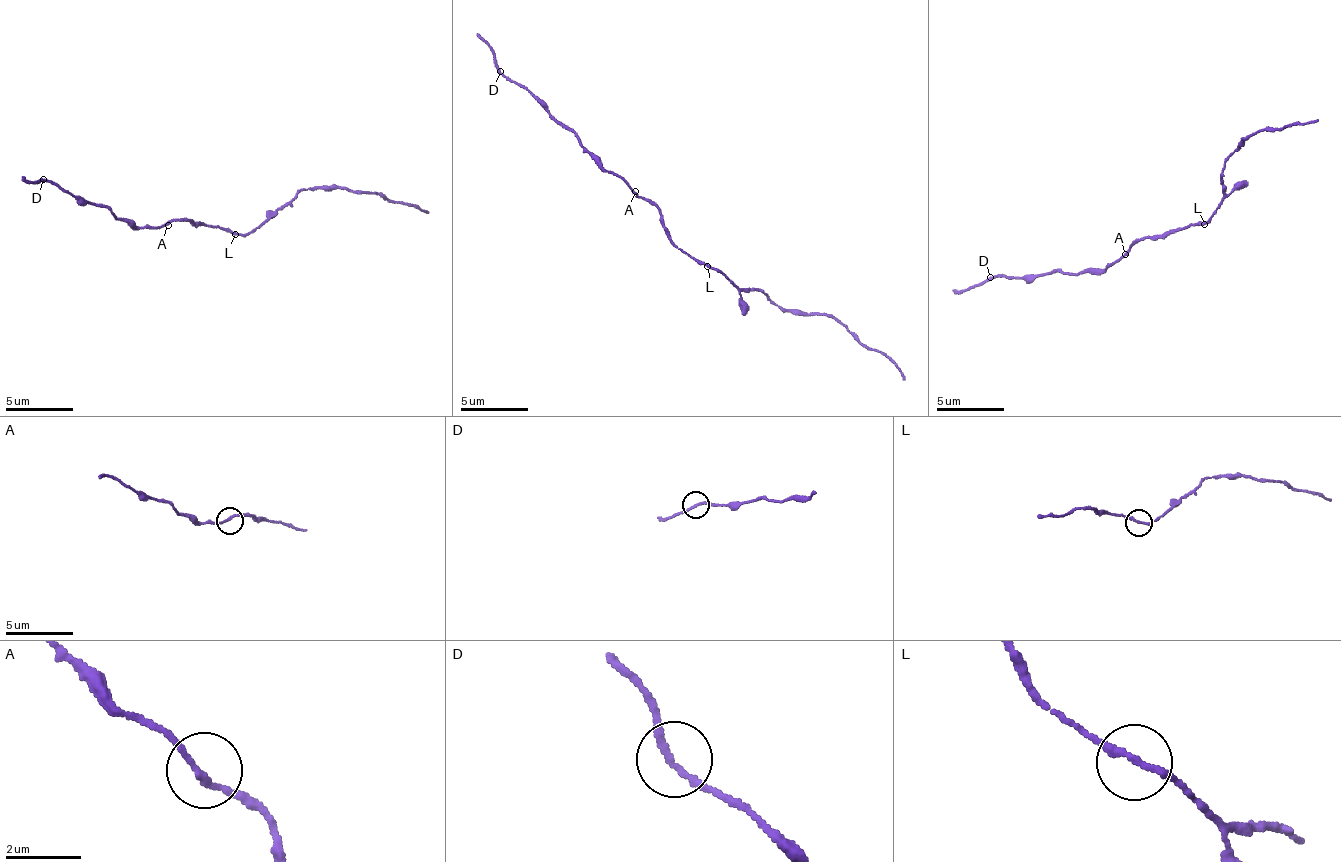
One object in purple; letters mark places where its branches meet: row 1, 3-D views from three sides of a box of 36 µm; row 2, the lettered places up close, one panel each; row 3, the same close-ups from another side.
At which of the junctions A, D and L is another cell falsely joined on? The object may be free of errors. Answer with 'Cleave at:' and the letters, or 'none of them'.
Cleave at: L

